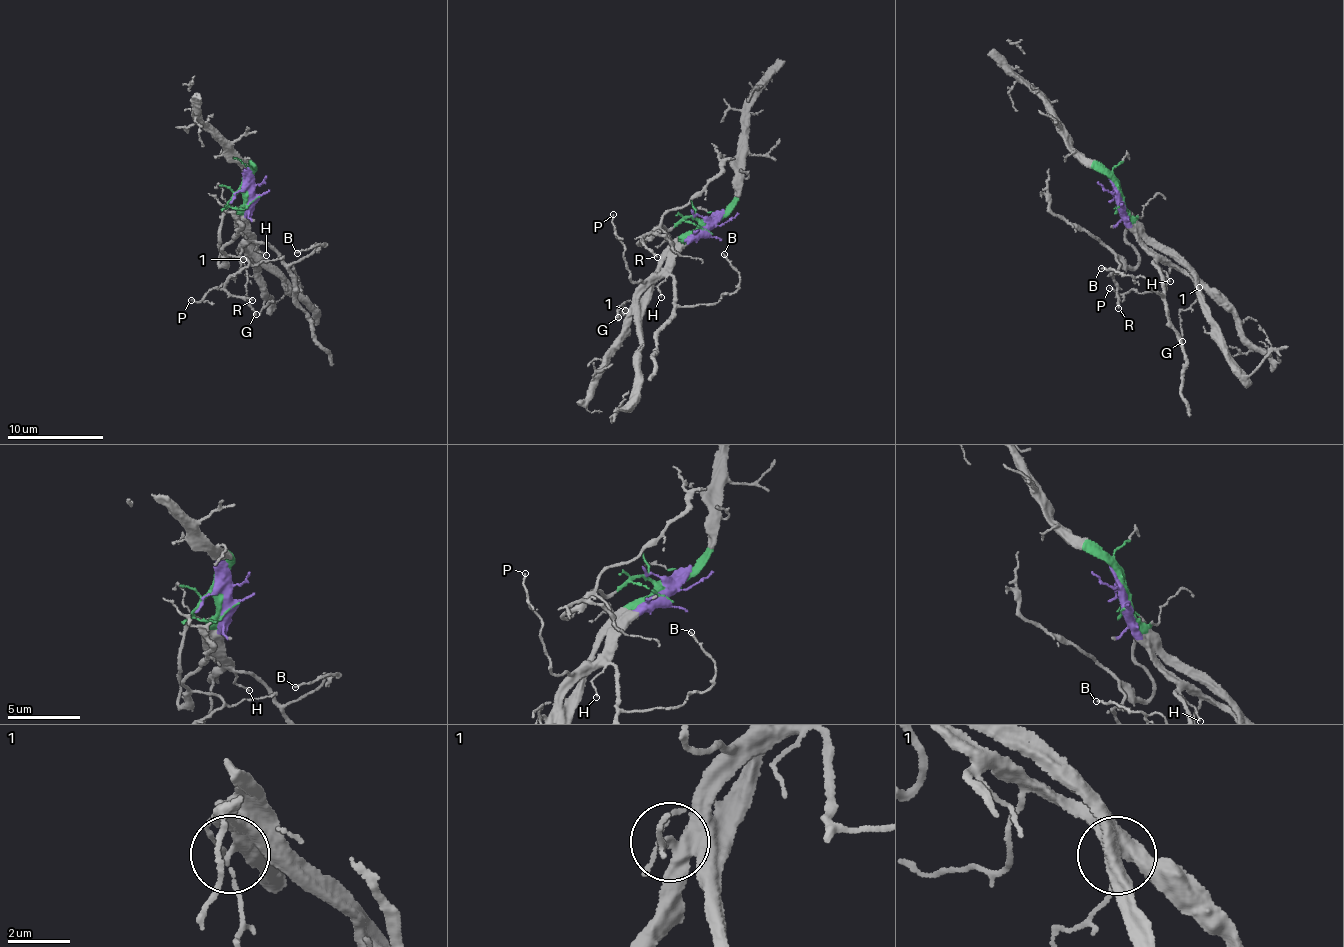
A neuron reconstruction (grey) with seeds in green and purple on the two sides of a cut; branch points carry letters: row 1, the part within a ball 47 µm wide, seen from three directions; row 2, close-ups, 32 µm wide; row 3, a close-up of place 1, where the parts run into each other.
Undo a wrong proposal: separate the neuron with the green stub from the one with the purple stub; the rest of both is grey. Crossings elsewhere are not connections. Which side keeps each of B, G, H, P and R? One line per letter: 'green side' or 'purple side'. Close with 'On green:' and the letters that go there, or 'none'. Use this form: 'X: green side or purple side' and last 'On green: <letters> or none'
B: purple side
G: purple side
H: purple side
P: purple side
R: green side
On green: R

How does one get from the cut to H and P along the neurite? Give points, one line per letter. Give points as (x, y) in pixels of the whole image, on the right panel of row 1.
H: (1116, 191), (1128, 230), (1165, 270), (1170, 282)
P: (1116, 191), (1125, 226), (1140, 245), (1169, 266), (1165, 288), (1141, 294), (1132, 290), (1123, 293), (1109, 288)

